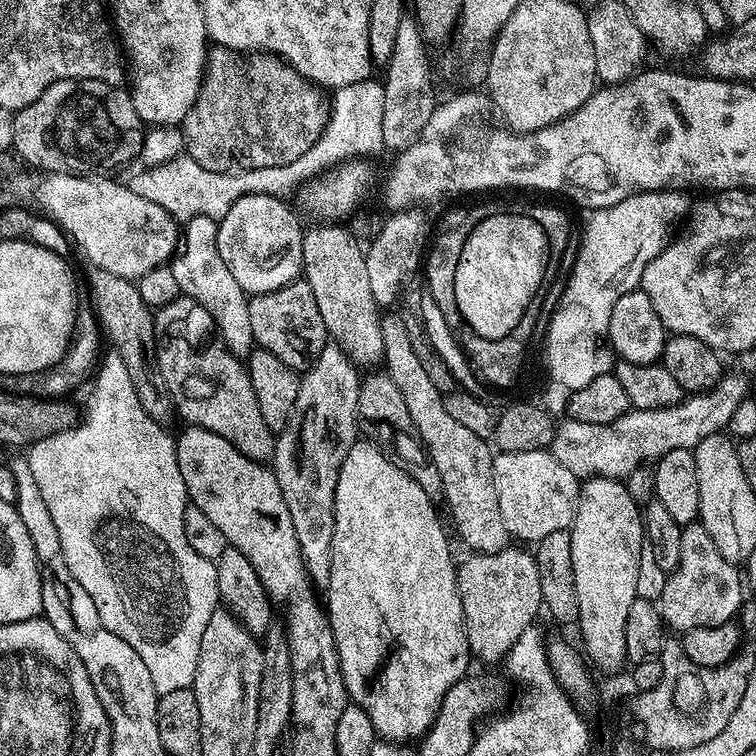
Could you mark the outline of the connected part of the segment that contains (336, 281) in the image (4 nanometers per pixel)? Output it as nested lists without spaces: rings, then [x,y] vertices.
[[[320,222],[317,228],[308,228],[302,238],[302,262],[304,270],[302,279],[314,290],[314,302],[318,302],[318,311],[322,314],[322,322],[326,326],[329,337],[344,353],[351,358],[352,363],[361,369],[368,370],[379,365],[384,359],[382,350],[382,315],[381,305],[376,303],[374,290],[370,290],[370,281],[366,271],[366,248],[356,241],[356,236],[340,222]]]

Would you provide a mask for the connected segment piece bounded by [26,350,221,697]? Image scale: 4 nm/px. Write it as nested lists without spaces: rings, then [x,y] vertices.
[[[115,350],[109,351],[109,356],[105,358],[101,368],[99,365],[91,388],[92,397],[88,400],[88,409],[82,412],[82,419],[79,423],[50,438],[42,438],[37,444],[27,449],[26,455],[30,462],[30,470],[34,473],[38,487],[42,490],[42,499],[46,501],[46,506],[50,509],[50,518],[54,518],[54,526],[58,529],[58,538],[62,542],[62,554],[66,558],[66,566],[70,566],[70,574],[74,574],[74,578],[78,578],[86,594],[94,598],[94,607],[98,609],[98,618],[102,618],[102,626],[118,634],[122,642],[134,646],[142,662],[146,662],[146,670],[150,670],[150,678],[154,678],[154,690],[157,697],[161,697],[170,694],[170,690],[192,687],[194,670],[198,666],[198,654],[202,646],[202,633],[206,631],[206,622],[210,622],[210,618],[218,611],[218,605],[221,603],[218,574],[215,563],[202,558],[202,554],[198,554],[191,548],[190,542],[186,542],[184,515],[190,506],[190,501],[186,482],[182,482],[182,470],[178,470],[178,454],[173,433],[168,433],[164,429],[167,427],[144,409],[136,393],[134,382],[128,373],[126,362]]]

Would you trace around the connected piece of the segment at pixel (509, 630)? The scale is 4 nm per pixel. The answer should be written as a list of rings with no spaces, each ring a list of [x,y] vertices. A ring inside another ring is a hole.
[[[509,546],[501,552],[477,552],[459,561],[456,585],[462,598],[468,651],[480,660],[503,661],[527,628],[537,623],[540,604],[545,603],[542,582],[538,582],[536,557],[527,547]]]

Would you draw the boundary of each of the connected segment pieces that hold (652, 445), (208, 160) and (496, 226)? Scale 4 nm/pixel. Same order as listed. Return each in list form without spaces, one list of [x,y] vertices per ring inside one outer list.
[[[729,371],[710,391],[689,395],[672,408],[630,410],[610,424],[565,419],[556,429],[550,451],[578,478],[609,476],[619,480],[645,467],[646,462],[662,459],[670,450],[695,450],[702,438],[724,432],[731,425],[734,410],[749,396],[747,378],[740,372]]]
[[[213,47],[204,87],[182,125],[186,155],[199,166],[220,172],[289,166],[318,141],[326,128],[329,107],[329,93],[280,57]]]
[[[501,210],[493,217],[478,222],[478,226],[472,228],[470,238],[466,238],[462,258],[454,274],[451,293],[455,311],[467,327],[472,328],[475,334],[480,334],[484,338],[502,339],[510,330],[518,326],[526,306],[530,306],[530,300],[534,298],[534,294],[542,285],[543,274],[547,270],[546,234],[534,218],[523,211],[520,212]]]

